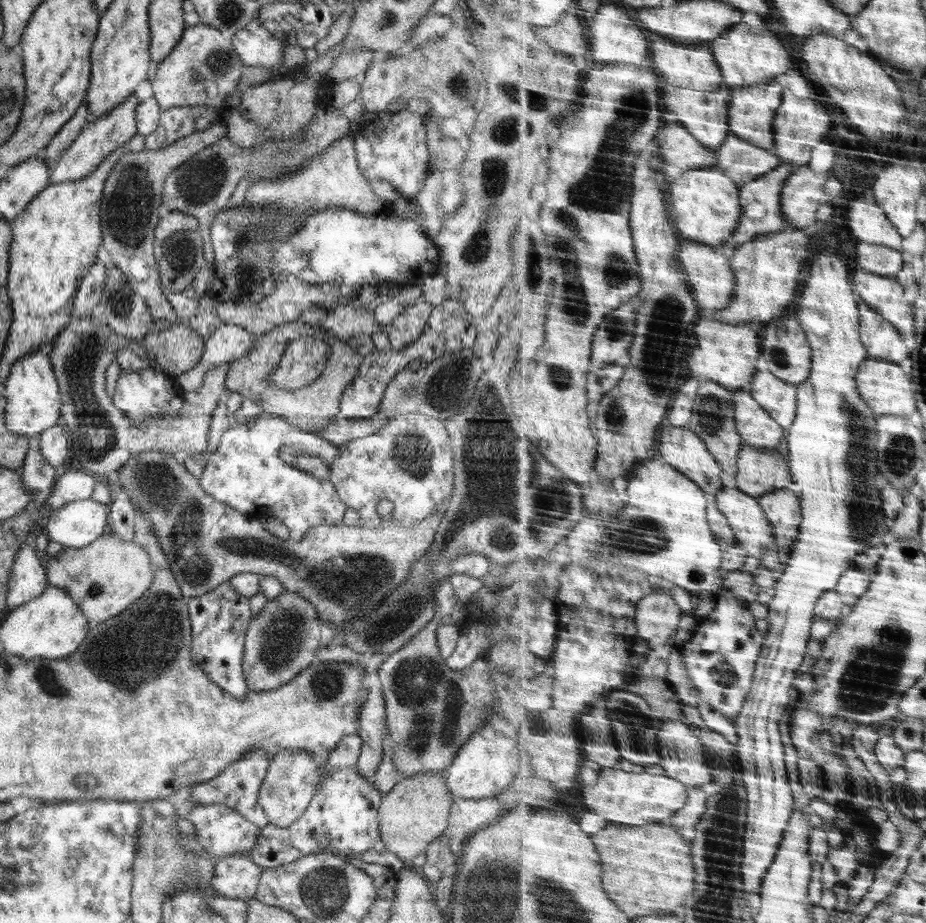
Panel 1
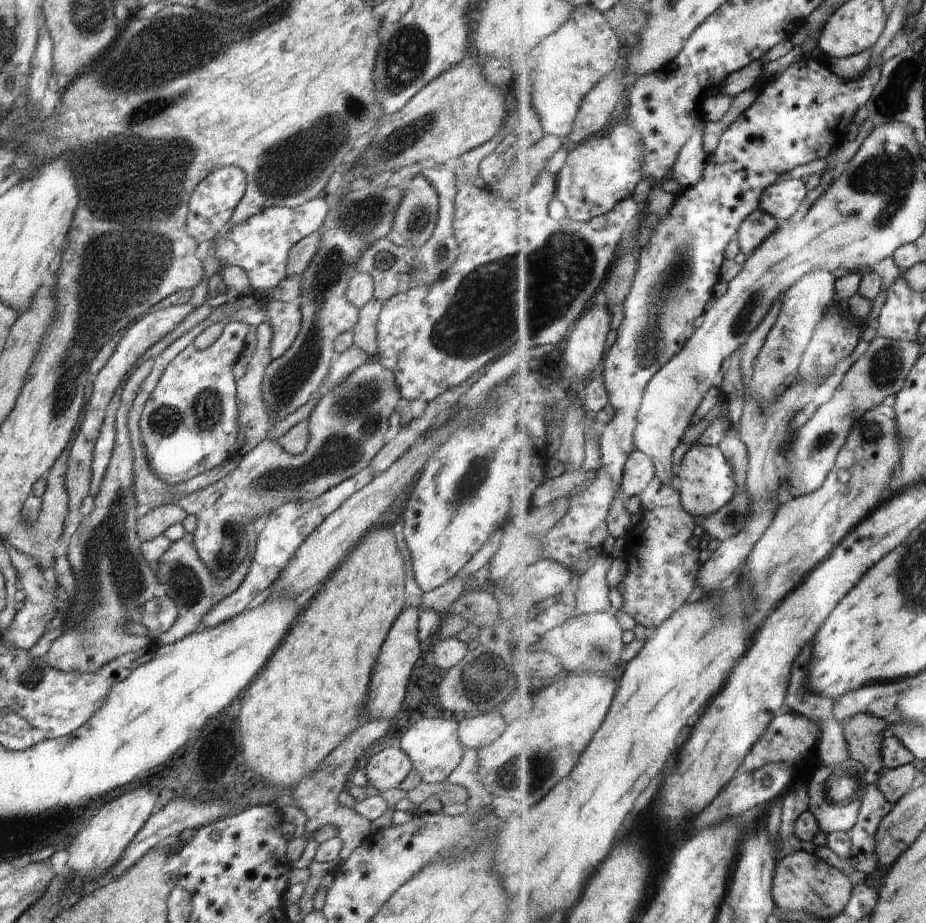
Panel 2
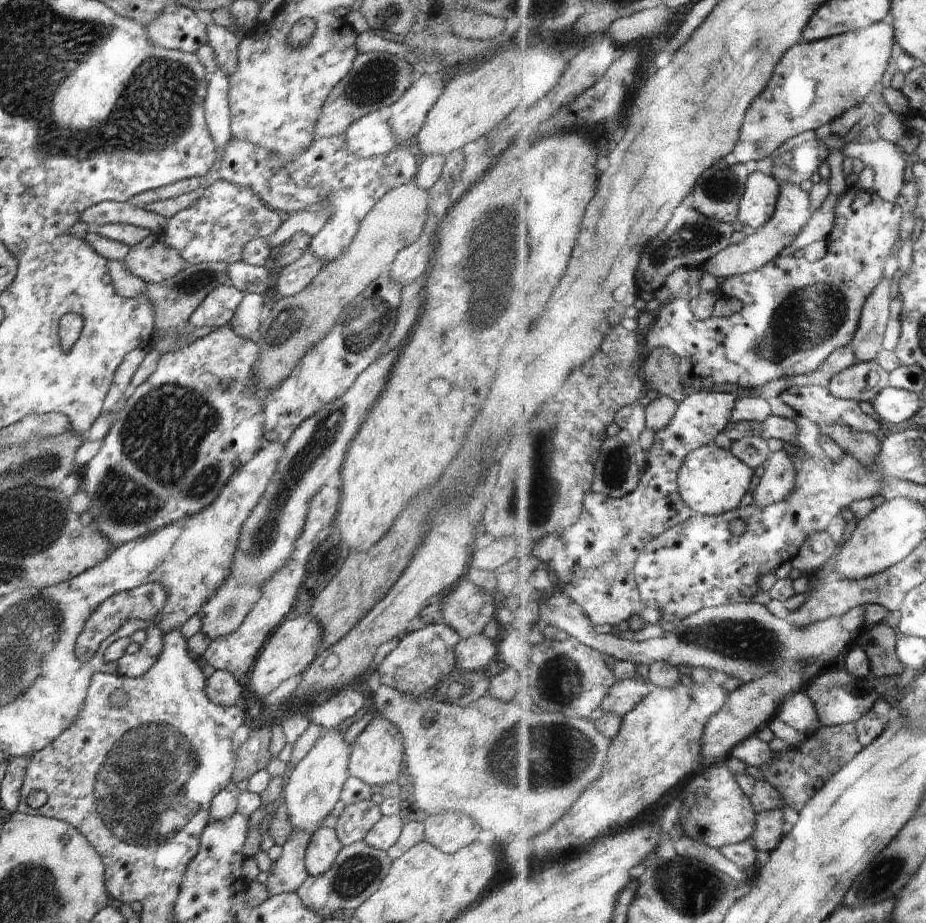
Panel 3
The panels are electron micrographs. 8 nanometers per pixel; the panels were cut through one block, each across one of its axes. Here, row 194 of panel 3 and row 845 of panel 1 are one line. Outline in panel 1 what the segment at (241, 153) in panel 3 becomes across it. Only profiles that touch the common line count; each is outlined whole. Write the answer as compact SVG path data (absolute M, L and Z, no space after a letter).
M354 766L332 769L332 773L320 782L304 814L288 828L270 823L263 826L256 840L256 847L245 854L246 858L266 870L278 868L313 853L334 852L338 856L382 864L398 872L406 868L406 864L384 847L379 831L379 806L384 794L386 792L376 789L373 780L364 779Z

